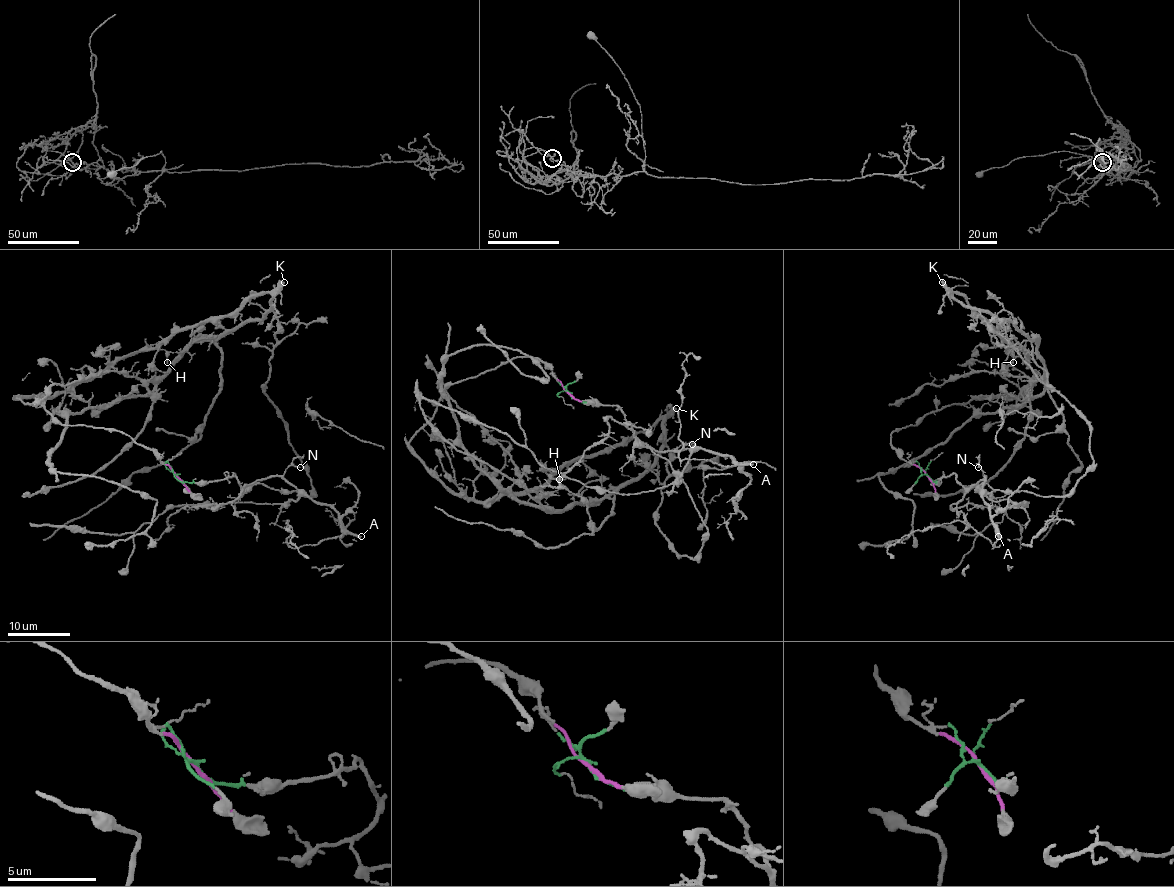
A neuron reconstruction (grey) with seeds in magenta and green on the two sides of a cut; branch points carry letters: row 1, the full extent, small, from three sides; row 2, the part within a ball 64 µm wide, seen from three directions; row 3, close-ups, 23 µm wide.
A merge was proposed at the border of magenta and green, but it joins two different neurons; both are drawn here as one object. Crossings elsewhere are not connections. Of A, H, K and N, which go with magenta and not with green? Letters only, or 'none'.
H, K

